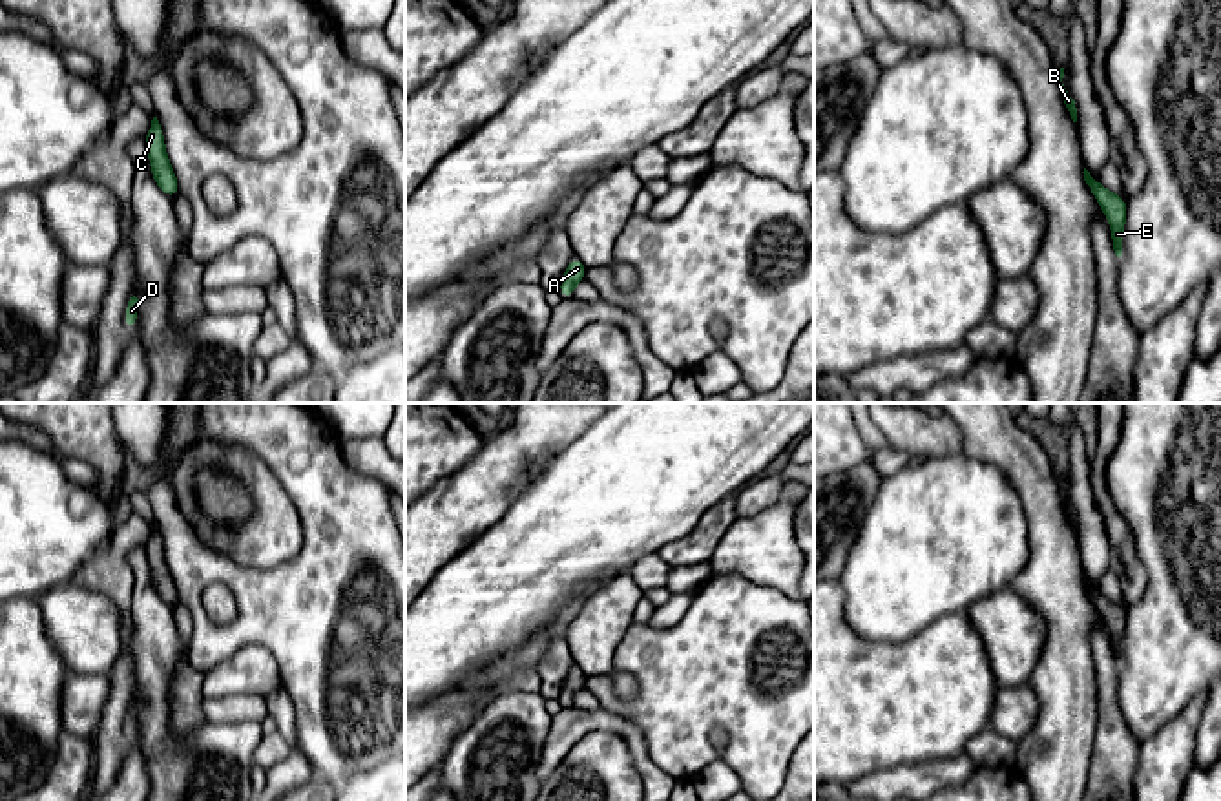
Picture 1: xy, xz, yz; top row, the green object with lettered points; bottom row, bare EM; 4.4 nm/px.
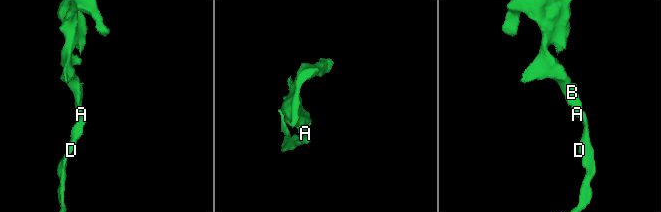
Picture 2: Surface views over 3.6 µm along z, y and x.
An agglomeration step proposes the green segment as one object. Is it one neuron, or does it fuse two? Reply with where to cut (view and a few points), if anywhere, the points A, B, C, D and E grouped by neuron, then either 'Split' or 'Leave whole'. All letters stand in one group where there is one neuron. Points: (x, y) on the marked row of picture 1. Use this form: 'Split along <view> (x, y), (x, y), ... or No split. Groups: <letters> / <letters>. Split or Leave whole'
No split. Groups: A B C D E. Leave whole

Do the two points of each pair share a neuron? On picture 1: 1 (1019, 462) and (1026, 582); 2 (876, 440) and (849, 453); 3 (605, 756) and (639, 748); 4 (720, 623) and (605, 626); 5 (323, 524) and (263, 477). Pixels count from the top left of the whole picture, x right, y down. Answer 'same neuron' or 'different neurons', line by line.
1: same neuron
2: different neurons
3: different neurons
4: different neurons
5: different neurons

